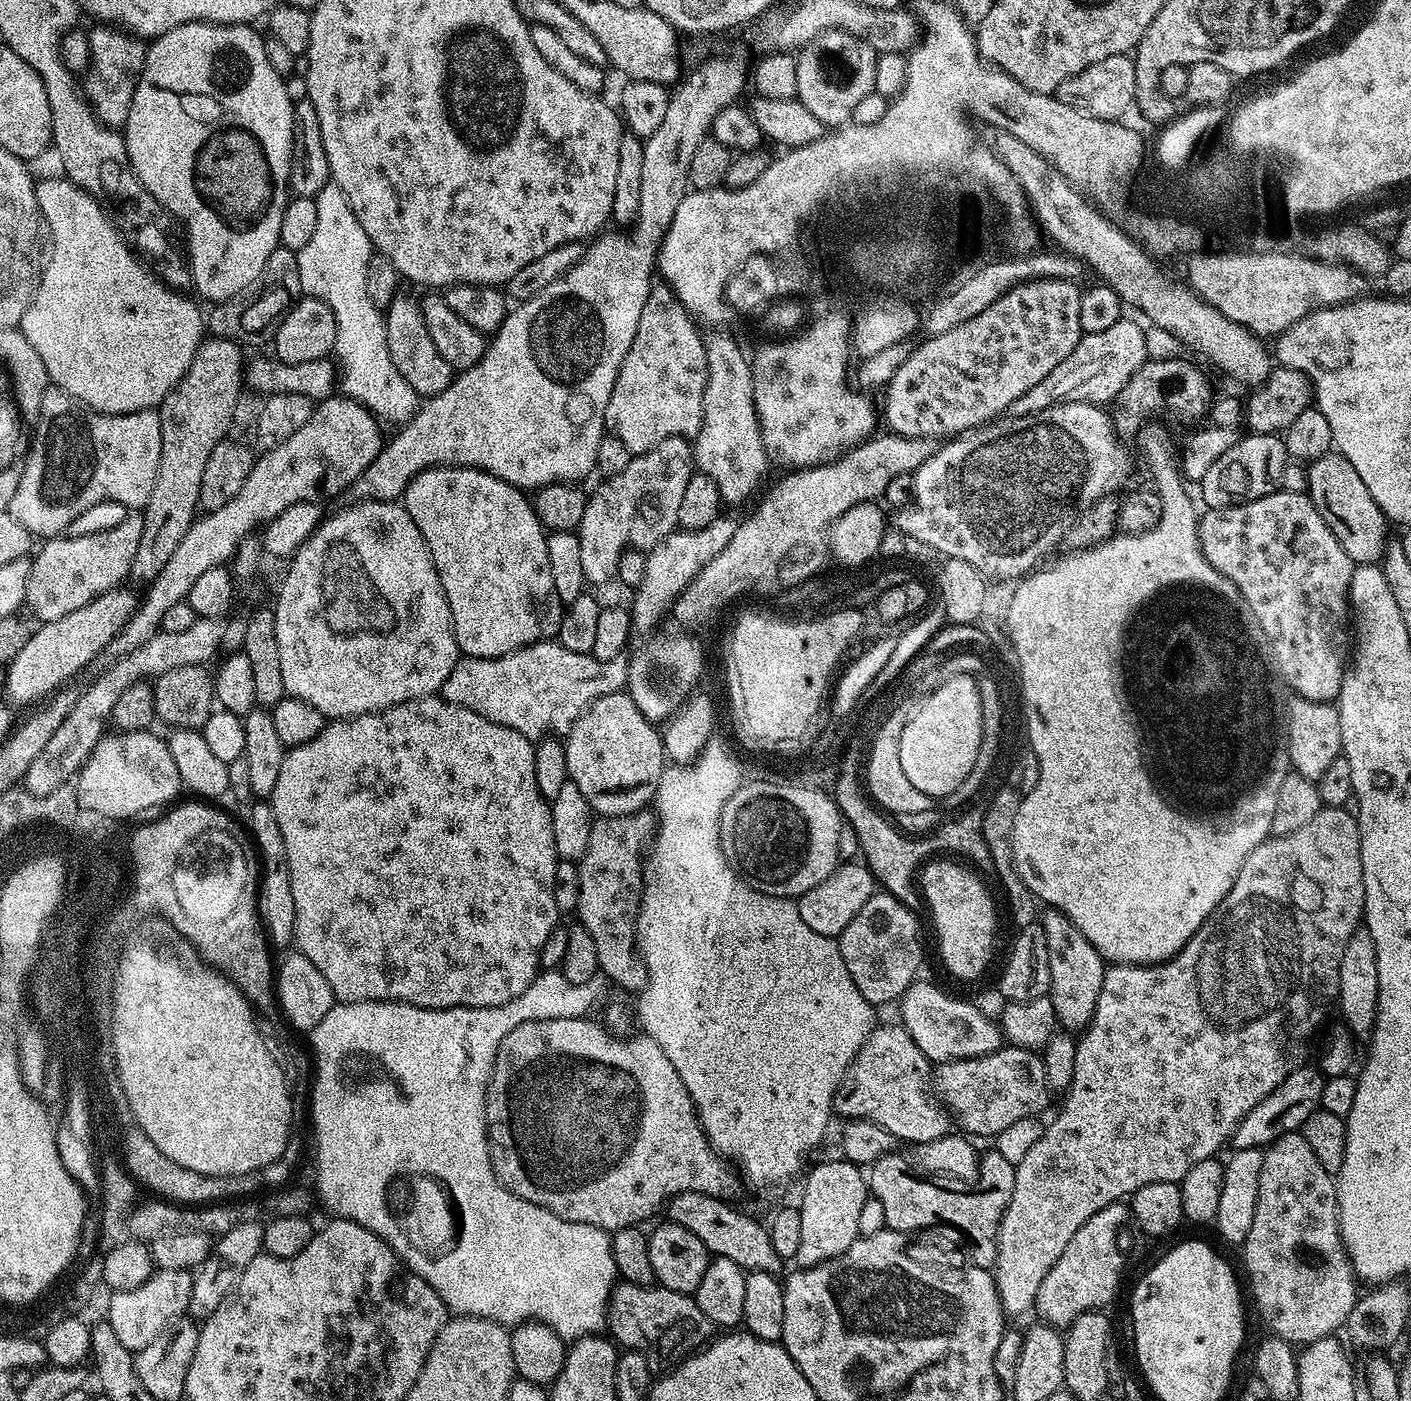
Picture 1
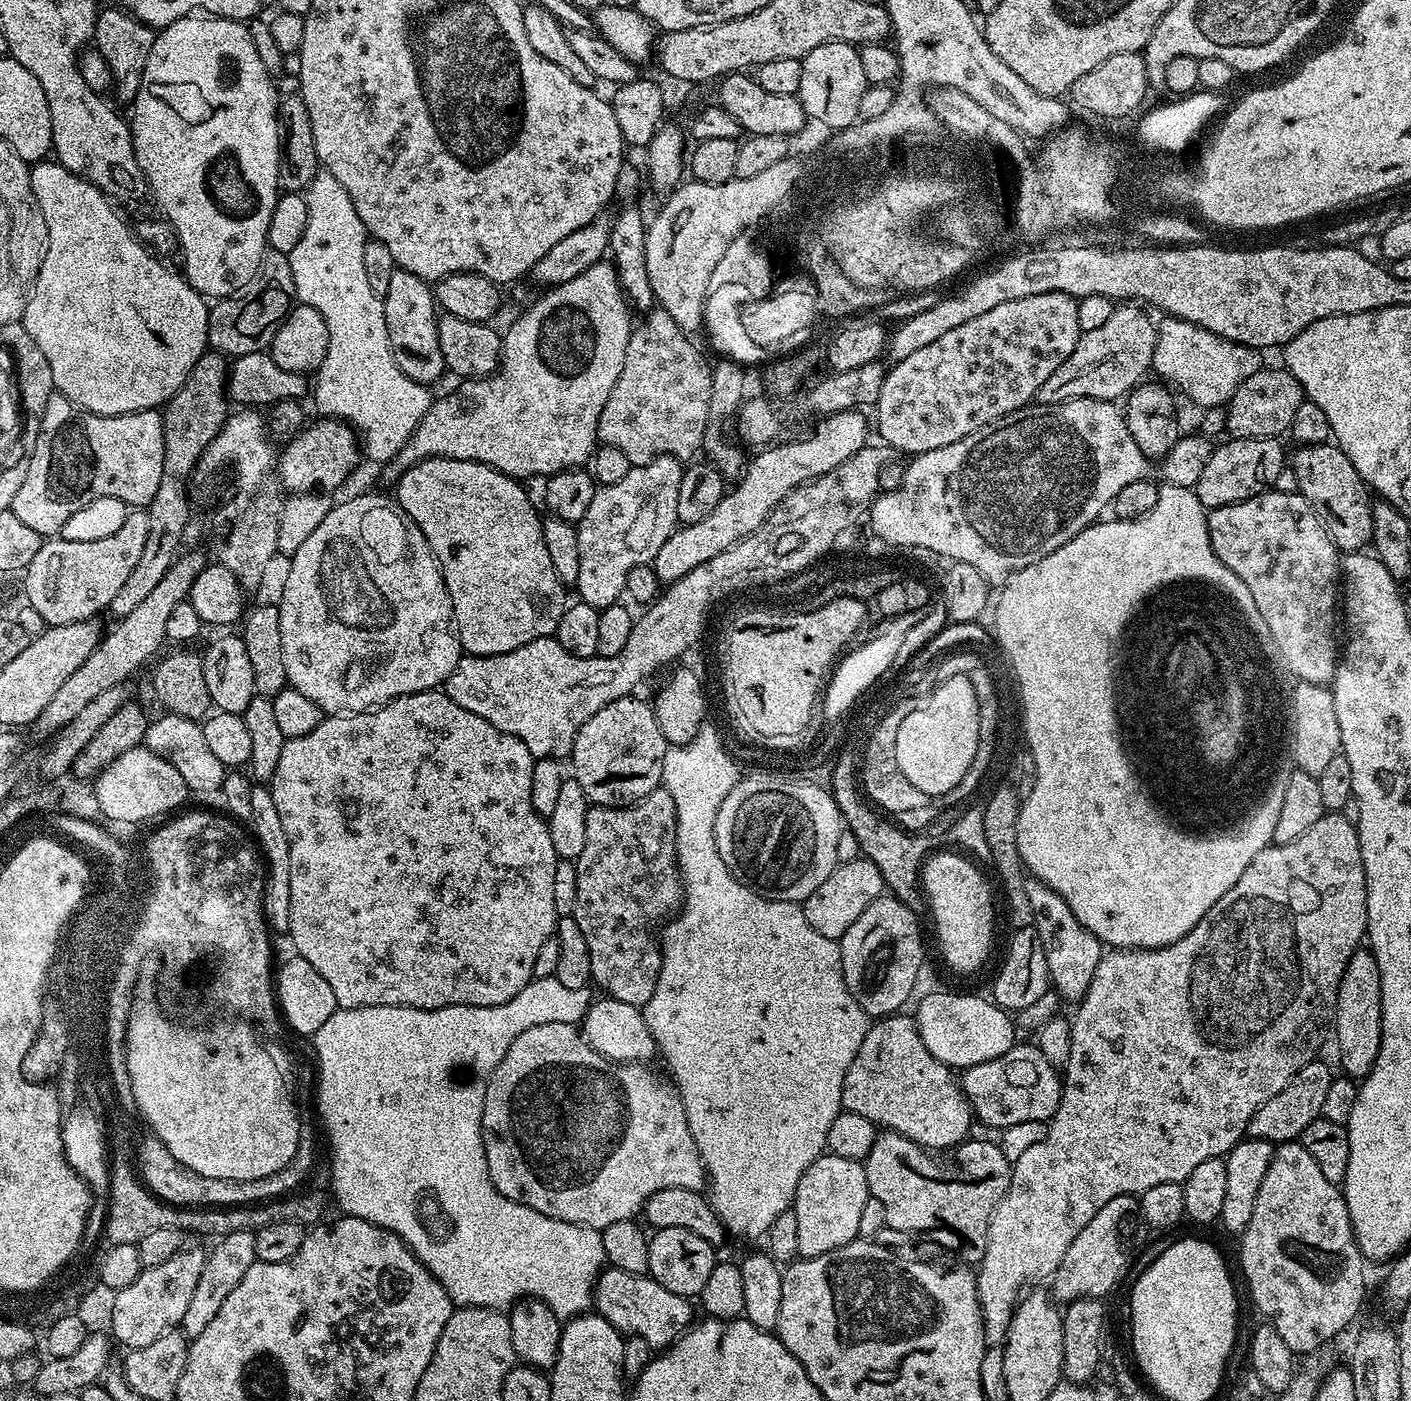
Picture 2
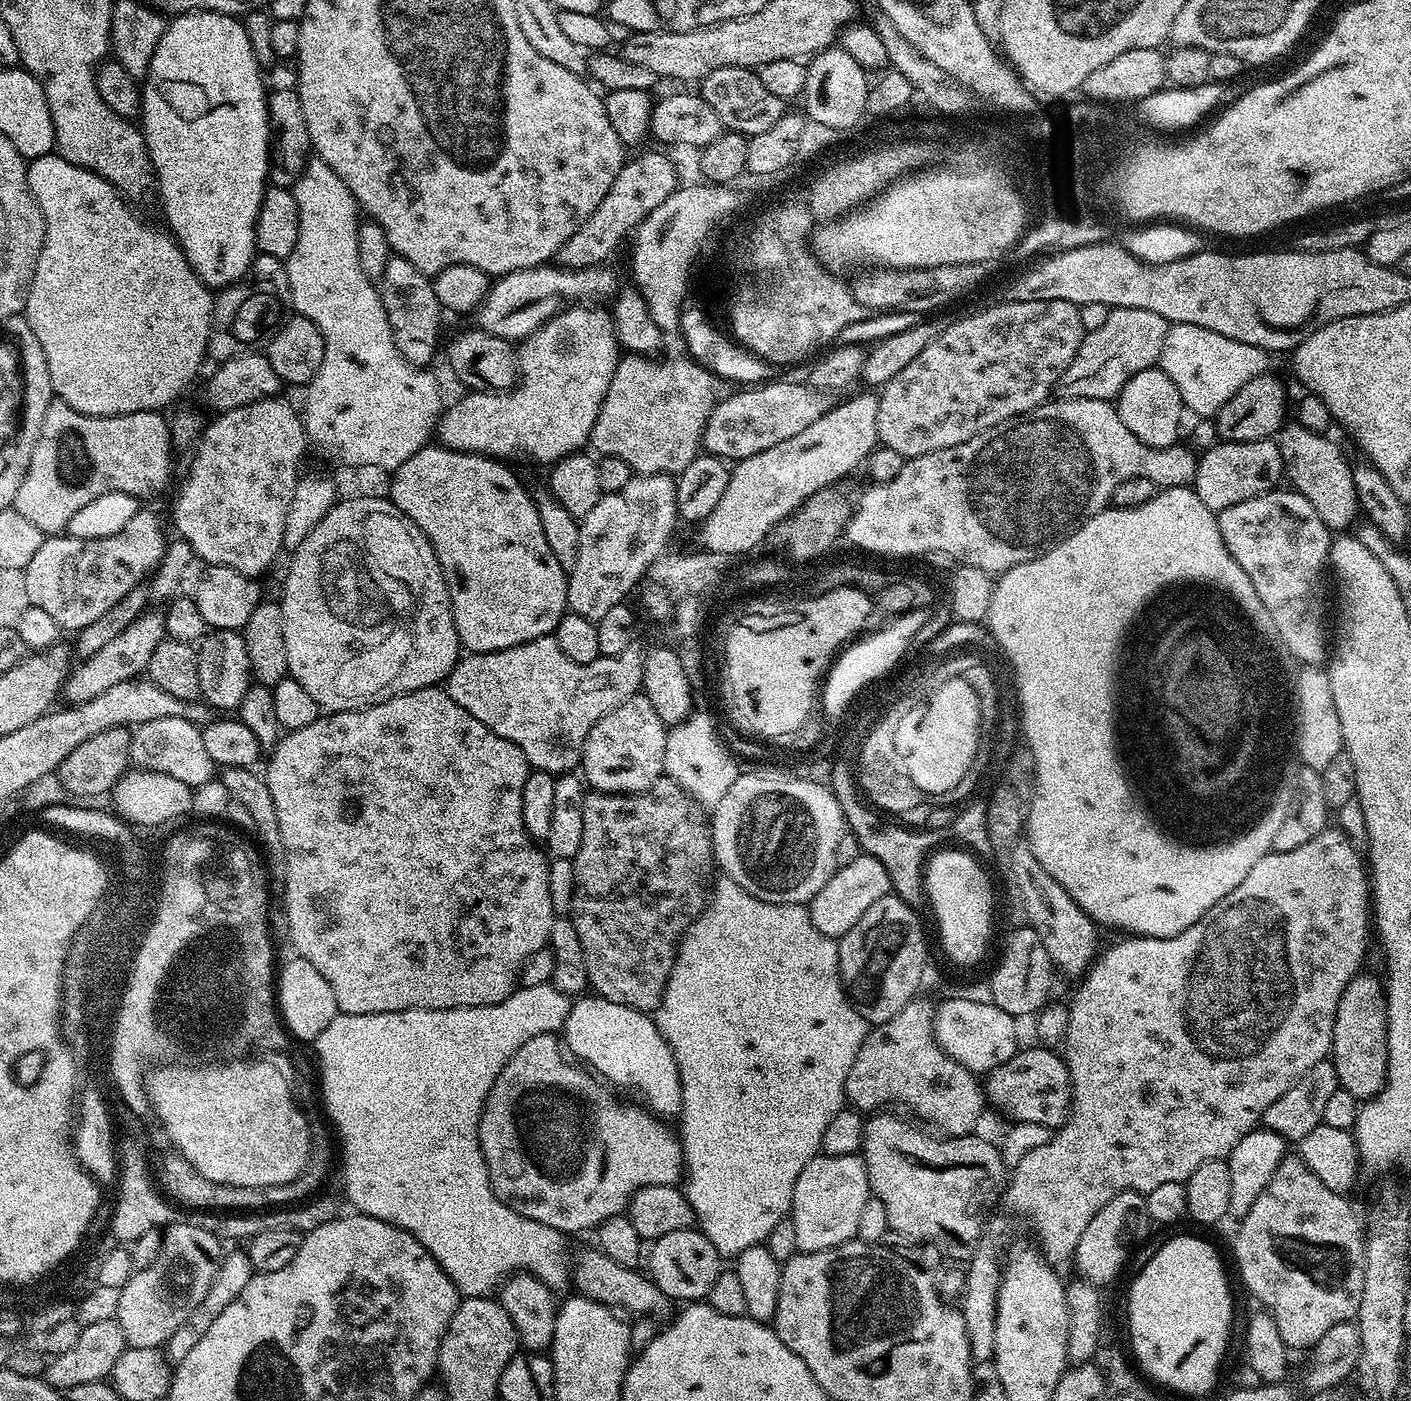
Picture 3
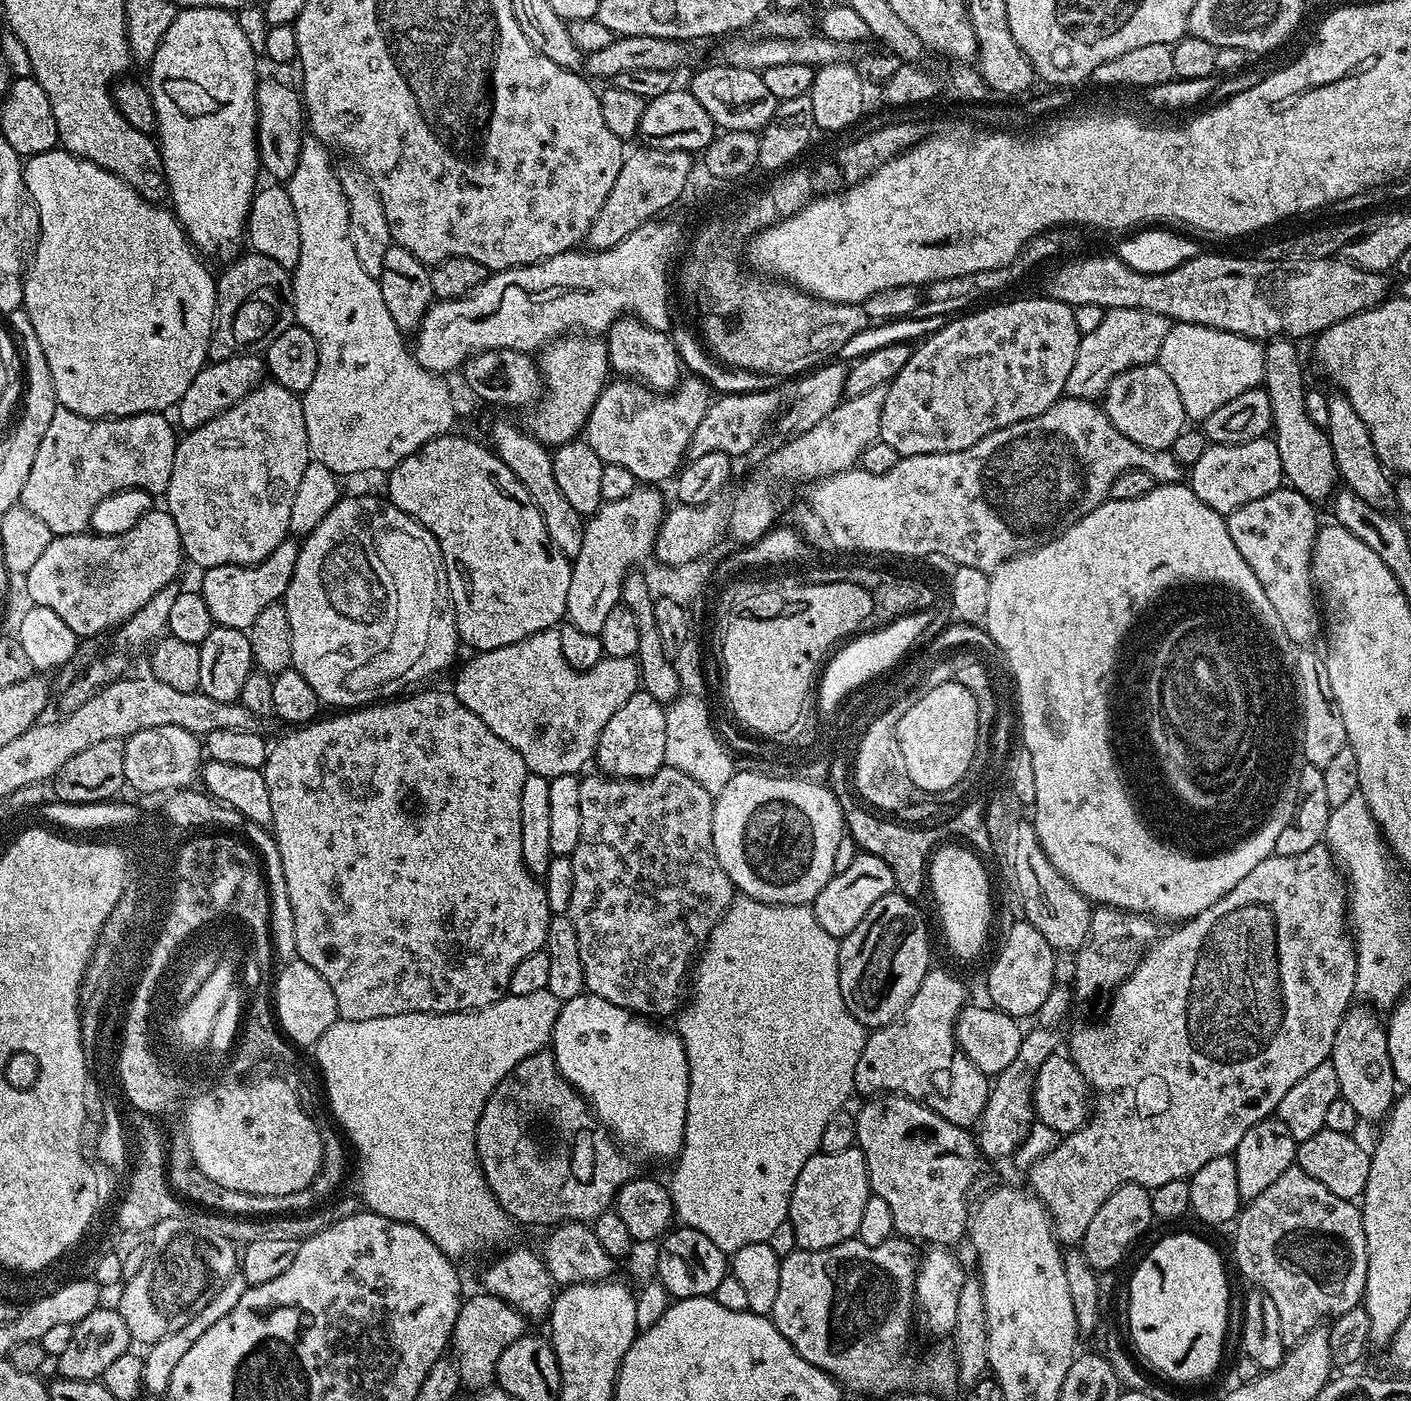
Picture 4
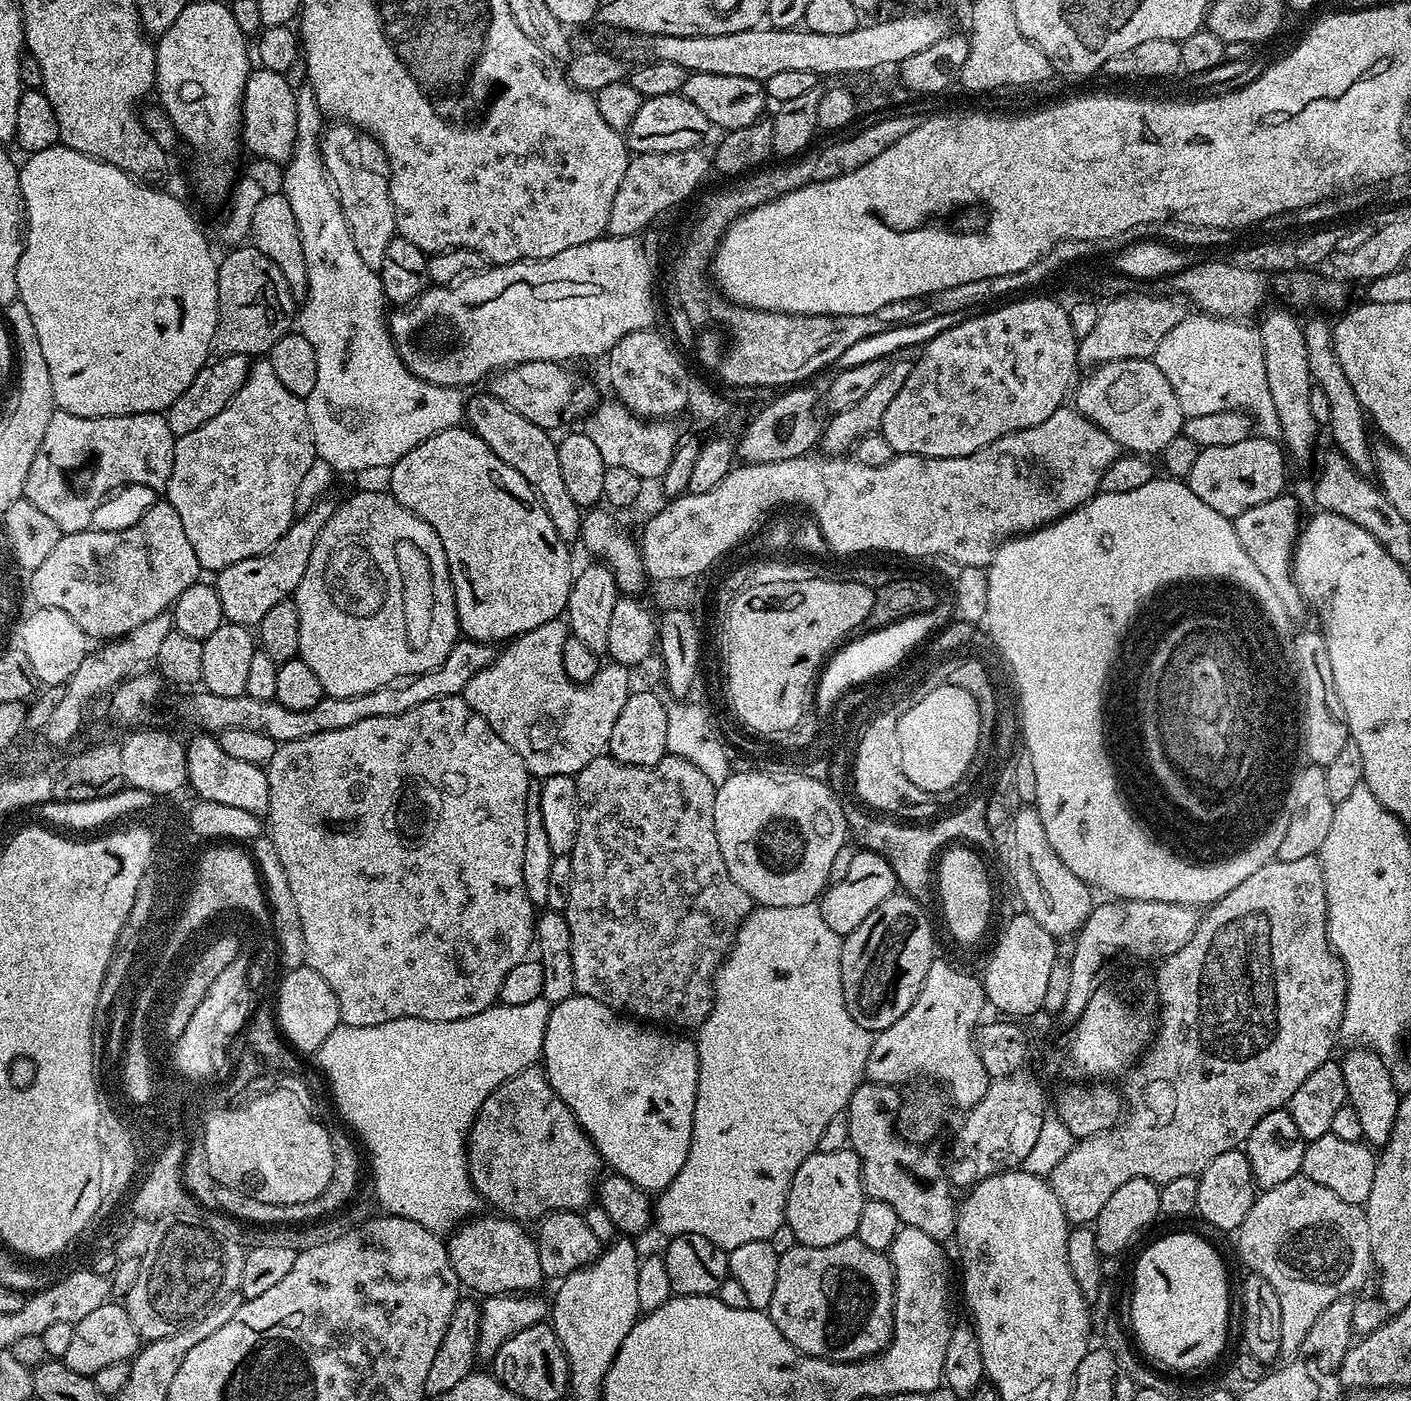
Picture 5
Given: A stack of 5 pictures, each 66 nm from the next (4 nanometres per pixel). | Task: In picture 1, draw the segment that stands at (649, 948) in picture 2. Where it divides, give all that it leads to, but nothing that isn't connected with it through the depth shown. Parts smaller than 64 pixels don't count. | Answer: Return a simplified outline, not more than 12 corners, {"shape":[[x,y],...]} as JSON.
{"shape":[[651,811],[596,816],[575,915],[598,969],[628,992]]}

